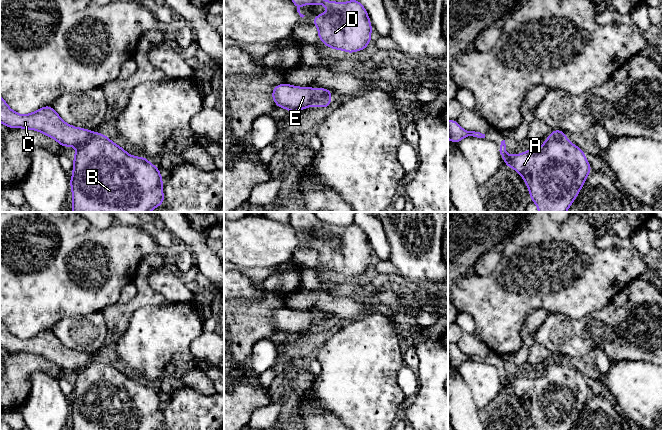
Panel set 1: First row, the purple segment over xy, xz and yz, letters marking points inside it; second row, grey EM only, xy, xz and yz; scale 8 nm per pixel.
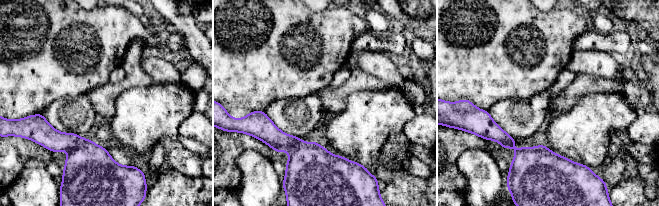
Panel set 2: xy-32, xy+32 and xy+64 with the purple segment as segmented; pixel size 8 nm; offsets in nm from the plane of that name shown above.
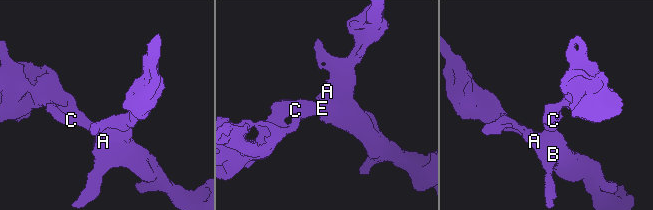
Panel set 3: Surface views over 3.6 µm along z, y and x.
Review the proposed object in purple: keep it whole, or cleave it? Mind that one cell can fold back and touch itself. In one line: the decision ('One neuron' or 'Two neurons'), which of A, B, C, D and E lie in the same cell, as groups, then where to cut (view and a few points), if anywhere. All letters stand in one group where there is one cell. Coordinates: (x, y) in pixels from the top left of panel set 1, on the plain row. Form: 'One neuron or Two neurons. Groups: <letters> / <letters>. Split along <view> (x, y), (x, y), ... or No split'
One neuron. Groups: A B C D E. No split

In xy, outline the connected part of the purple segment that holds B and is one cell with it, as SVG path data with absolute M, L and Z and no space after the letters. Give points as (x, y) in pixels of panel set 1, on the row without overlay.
M0 319L0 346L9 352L39 355L55 363L62 371L78 371L70 402L73 430L161 430L164 426L163 403L158 391L144 380L131 380L102 357L67 348L52 330L21 339L11 334Z

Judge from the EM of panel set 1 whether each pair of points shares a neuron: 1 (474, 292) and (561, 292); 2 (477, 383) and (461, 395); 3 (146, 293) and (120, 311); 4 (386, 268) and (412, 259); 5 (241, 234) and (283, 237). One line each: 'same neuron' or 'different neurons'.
1: same neuron
2: different neurons
3: same neuron
4: different neurons
5: same neuron

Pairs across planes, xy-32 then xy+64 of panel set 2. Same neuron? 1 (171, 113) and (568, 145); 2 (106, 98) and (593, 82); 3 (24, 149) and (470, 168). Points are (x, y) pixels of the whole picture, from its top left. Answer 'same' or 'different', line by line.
1: same
2: same
3: different

